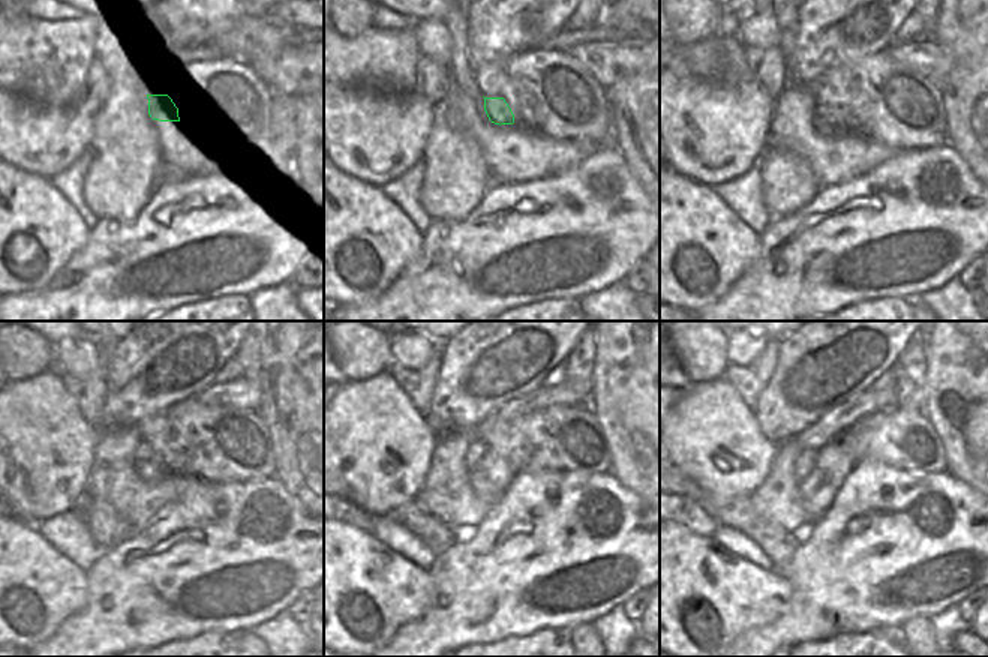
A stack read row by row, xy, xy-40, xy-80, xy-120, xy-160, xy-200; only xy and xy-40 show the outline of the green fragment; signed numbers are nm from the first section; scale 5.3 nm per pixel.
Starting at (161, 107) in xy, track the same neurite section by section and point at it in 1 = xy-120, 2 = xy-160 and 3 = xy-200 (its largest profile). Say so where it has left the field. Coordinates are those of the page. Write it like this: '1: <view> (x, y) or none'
1: xy-120 (144, 452)
2: xy-160 (477, 449)
3: xy-200 (807, 456)

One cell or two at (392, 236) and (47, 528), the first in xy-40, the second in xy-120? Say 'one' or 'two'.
two

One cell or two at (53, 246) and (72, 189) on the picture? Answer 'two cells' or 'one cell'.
two cells

